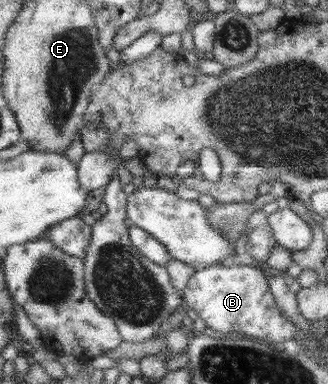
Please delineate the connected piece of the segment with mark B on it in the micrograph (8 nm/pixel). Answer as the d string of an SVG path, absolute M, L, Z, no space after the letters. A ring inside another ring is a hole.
M235 264L232 267L215 265L203 269L197 269L195 275L189 280L187 288L182 291L182 297L187 308L193 309L197 316L205 321L206 325L224 335L245 335L258 337L259 340L269 340L271 343L283 343L287 339L294 339L296 325L281 314L280 307L270 289L268 277L256 268L255 265Z

